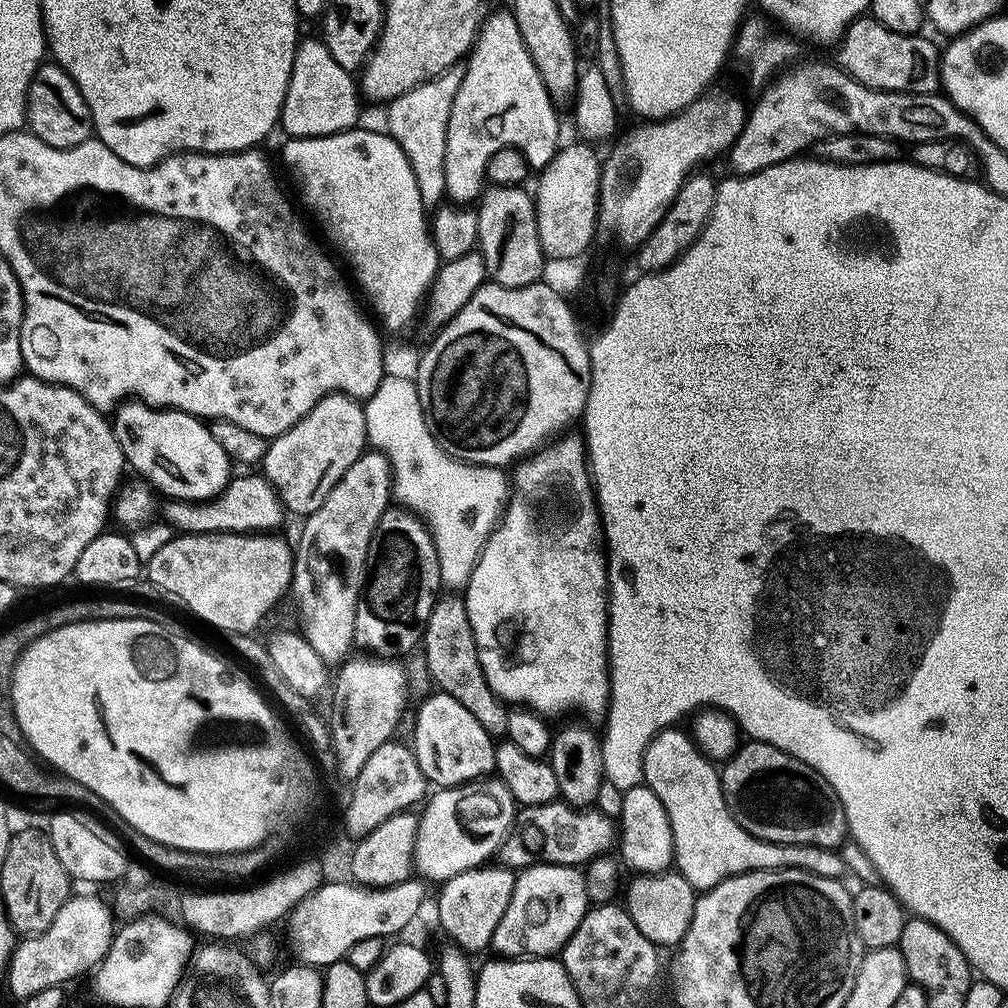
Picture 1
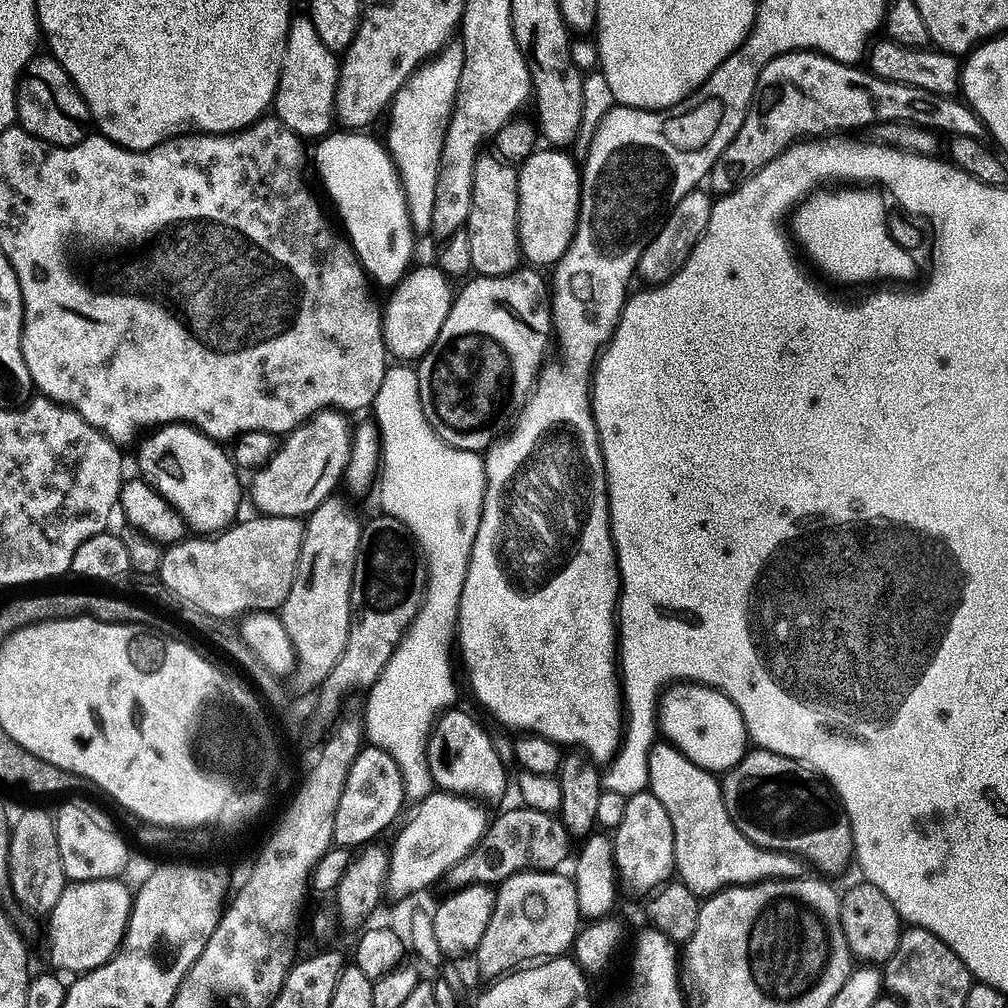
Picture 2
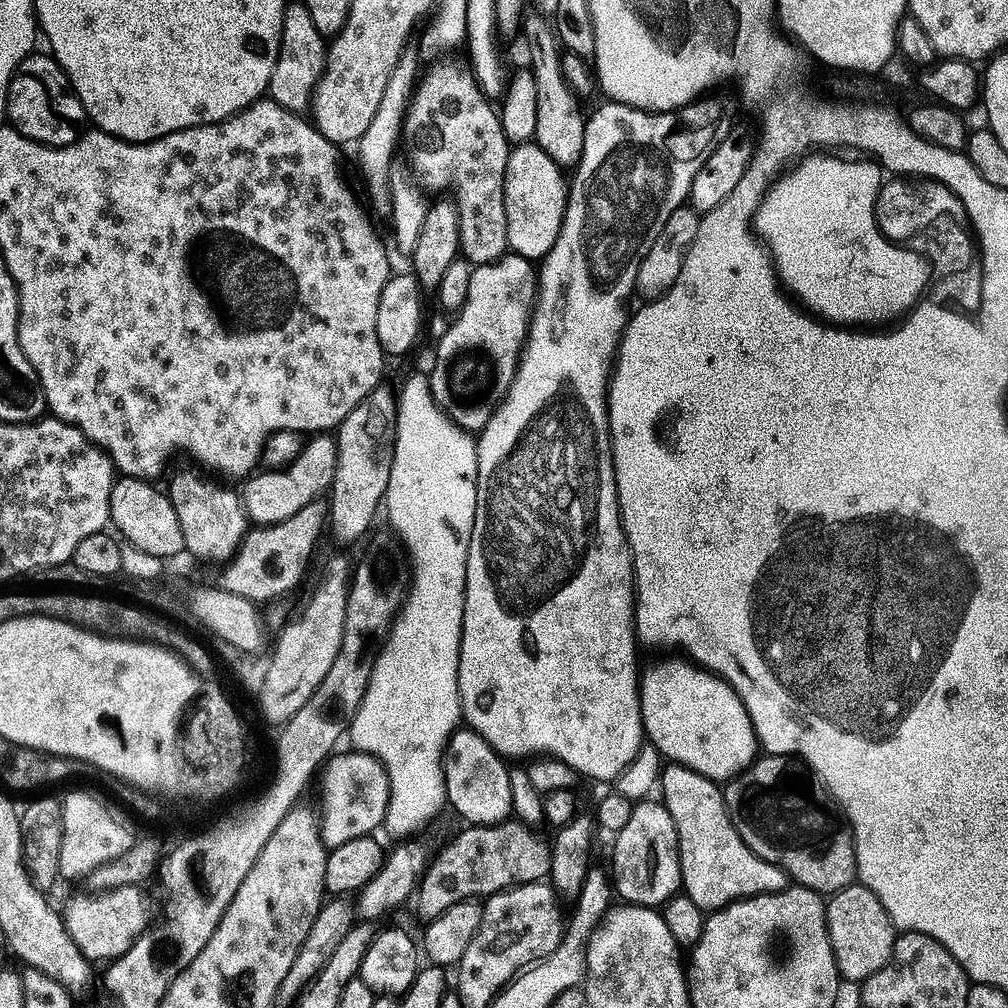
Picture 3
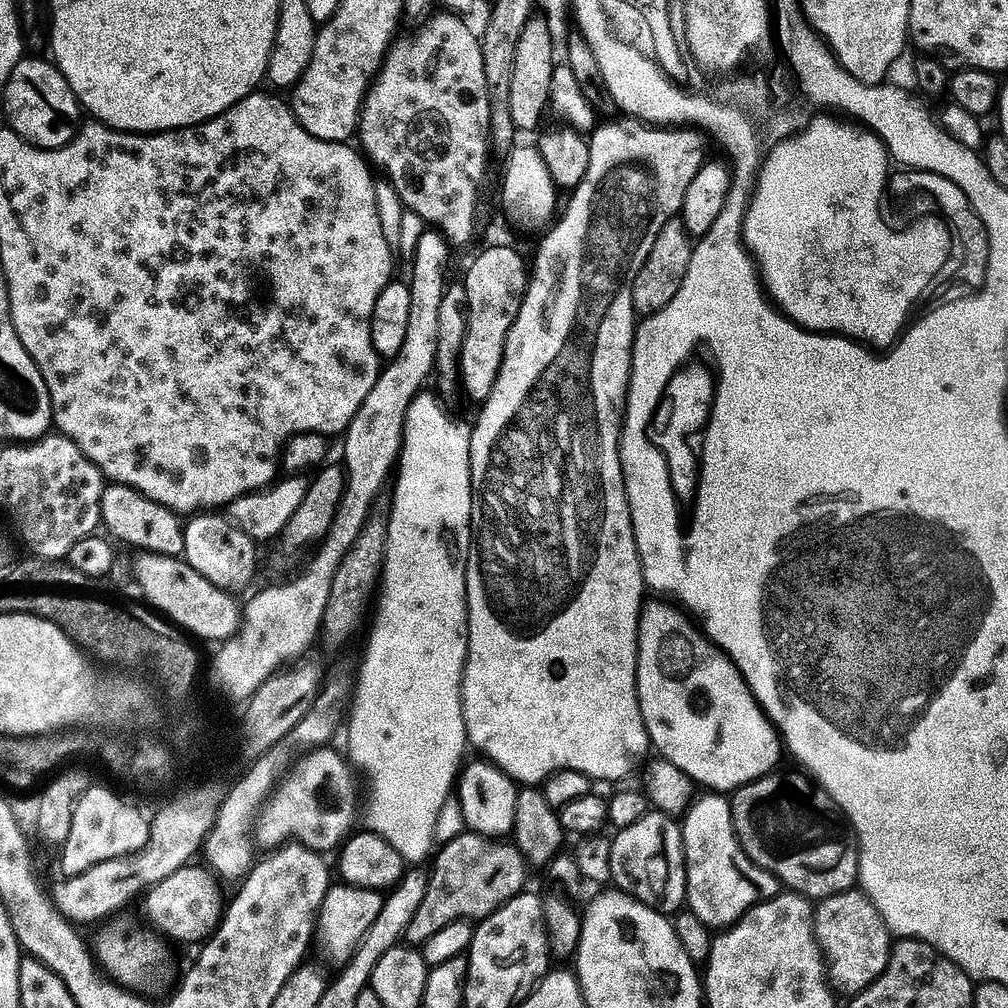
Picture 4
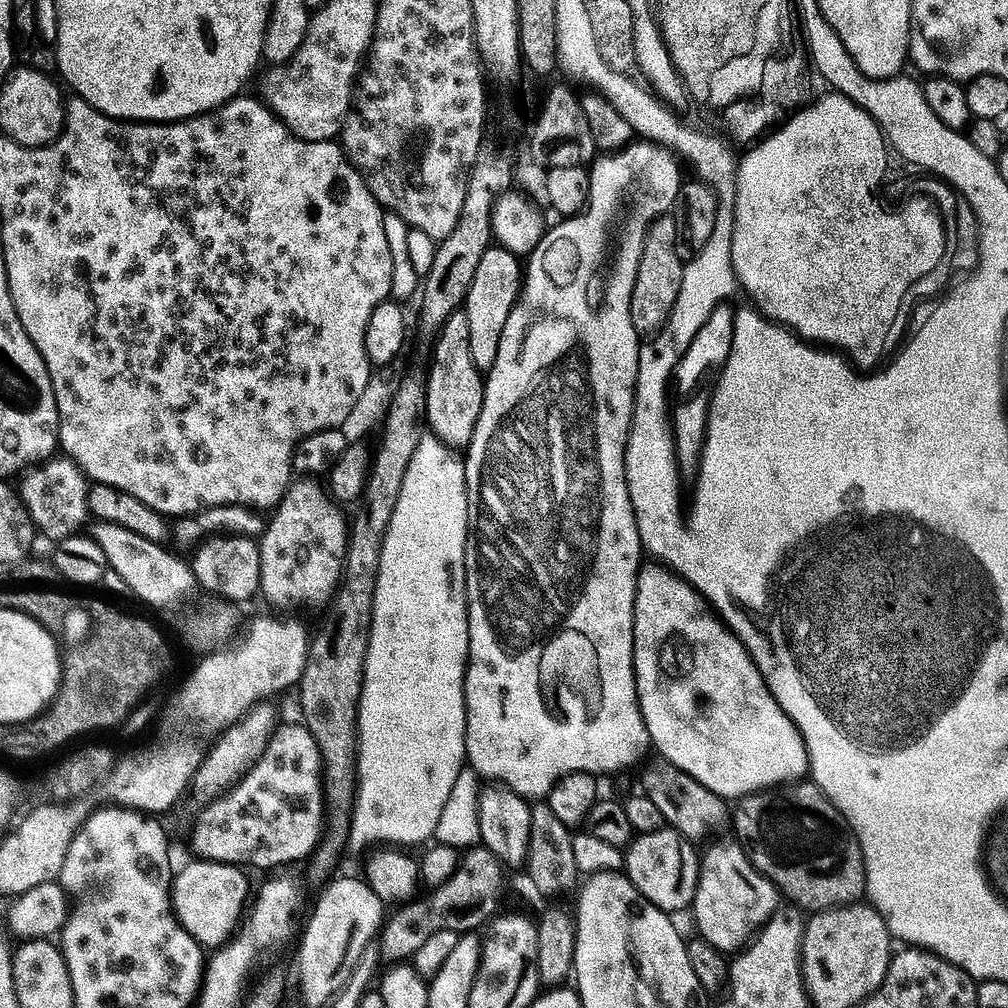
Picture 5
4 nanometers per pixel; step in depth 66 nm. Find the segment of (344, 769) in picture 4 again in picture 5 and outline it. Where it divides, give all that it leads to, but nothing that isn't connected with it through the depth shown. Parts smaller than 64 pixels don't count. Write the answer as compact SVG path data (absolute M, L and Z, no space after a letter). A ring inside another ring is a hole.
M285 724L278 726L264 755L247 775L203 810L192 832L192 850L197 859L272 872L284 864L309 859L325 838L320 748L305 725Z

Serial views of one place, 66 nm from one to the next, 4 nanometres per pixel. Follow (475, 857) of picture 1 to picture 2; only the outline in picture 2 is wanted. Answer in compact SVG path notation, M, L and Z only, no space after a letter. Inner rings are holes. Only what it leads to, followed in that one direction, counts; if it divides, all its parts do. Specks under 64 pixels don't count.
M441 790L433 791L432 795L425 800L419 801L416 813L412 816L412 821L405 826L397 838L396 844L400 849L391 853L388 861L388 878L386 881L386 892L392 898L401 898L414 894L416 891L426 891L431 889L440 880L443 881L448 875L448 871L466 858L482 842L482 838L487 834L490 827L490 816L479 808L481 805L475 799L465 798L462 795L452 795L450 792Z

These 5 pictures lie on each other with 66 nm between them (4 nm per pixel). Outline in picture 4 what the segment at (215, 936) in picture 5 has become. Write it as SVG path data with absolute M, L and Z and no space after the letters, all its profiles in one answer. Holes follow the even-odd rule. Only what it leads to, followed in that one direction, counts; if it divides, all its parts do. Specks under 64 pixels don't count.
M187 866L171 874L148 896L153 895L148 900L148 916L152 919L153 926L161 928L165 933L160 932L173 941L174 939L207 941L222 919L222 904L220 908L220 896L216 893L217 881L213 873L203 867L202 869L194 867Z

